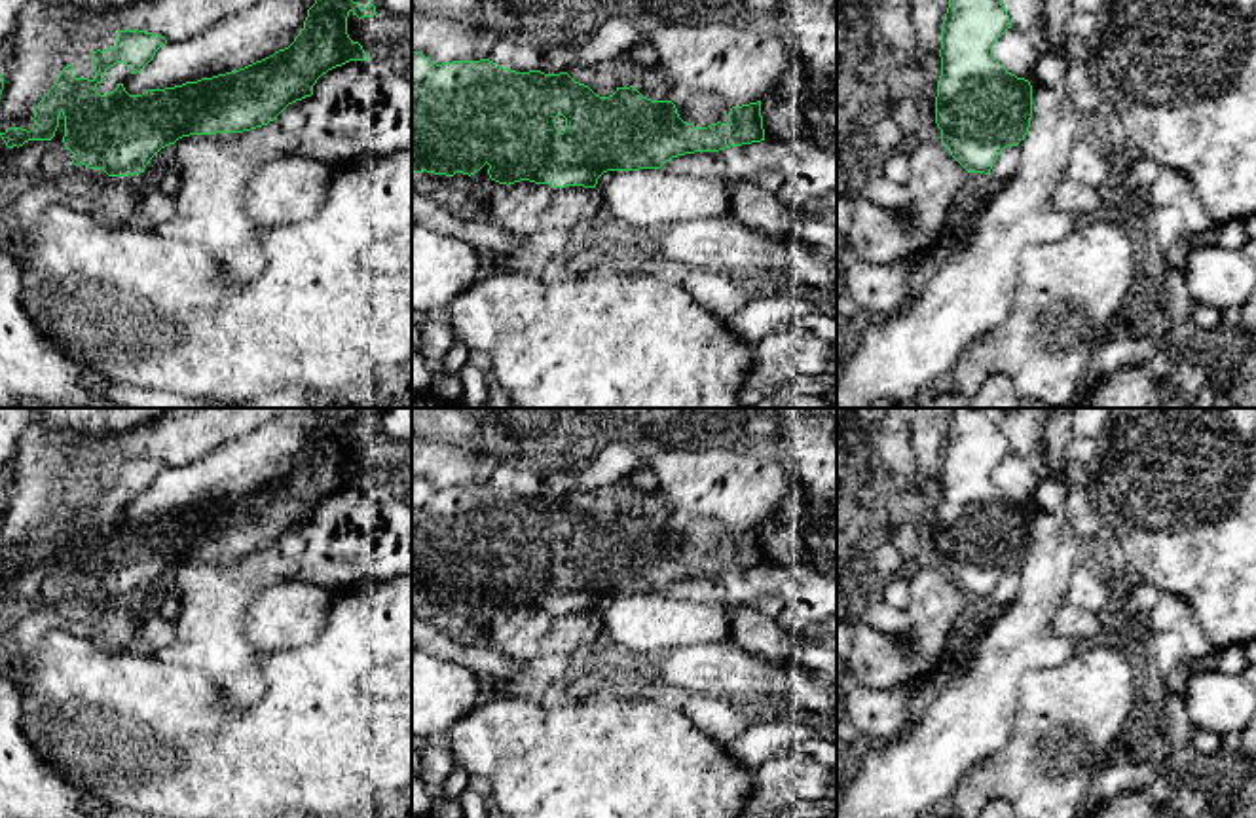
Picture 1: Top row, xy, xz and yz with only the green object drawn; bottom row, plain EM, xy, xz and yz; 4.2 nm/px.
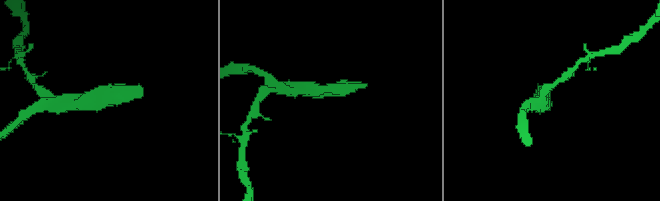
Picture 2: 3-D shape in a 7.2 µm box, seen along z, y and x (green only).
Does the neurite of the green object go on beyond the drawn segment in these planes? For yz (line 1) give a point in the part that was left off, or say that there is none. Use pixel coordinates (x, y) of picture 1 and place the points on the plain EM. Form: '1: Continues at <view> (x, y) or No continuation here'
1: No continuation here

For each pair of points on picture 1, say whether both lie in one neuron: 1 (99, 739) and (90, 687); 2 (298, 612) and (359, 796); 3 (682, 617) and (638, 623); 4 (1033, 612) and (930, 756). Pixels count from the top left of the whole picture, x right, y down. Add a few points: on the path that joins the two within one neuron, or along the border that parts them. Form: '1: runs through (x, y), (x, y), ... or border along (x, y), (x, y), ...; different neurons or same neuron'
1: runs through (90, 725), (90, 701); same neuron
2: border along (332, 604), (323, 631), (308, 644); different neurons
3: runs through (670, 623), (649, 623); same neuron
4: runs through (1012, 648), (995, 667), (978, 708), (966, 720); same neuron

